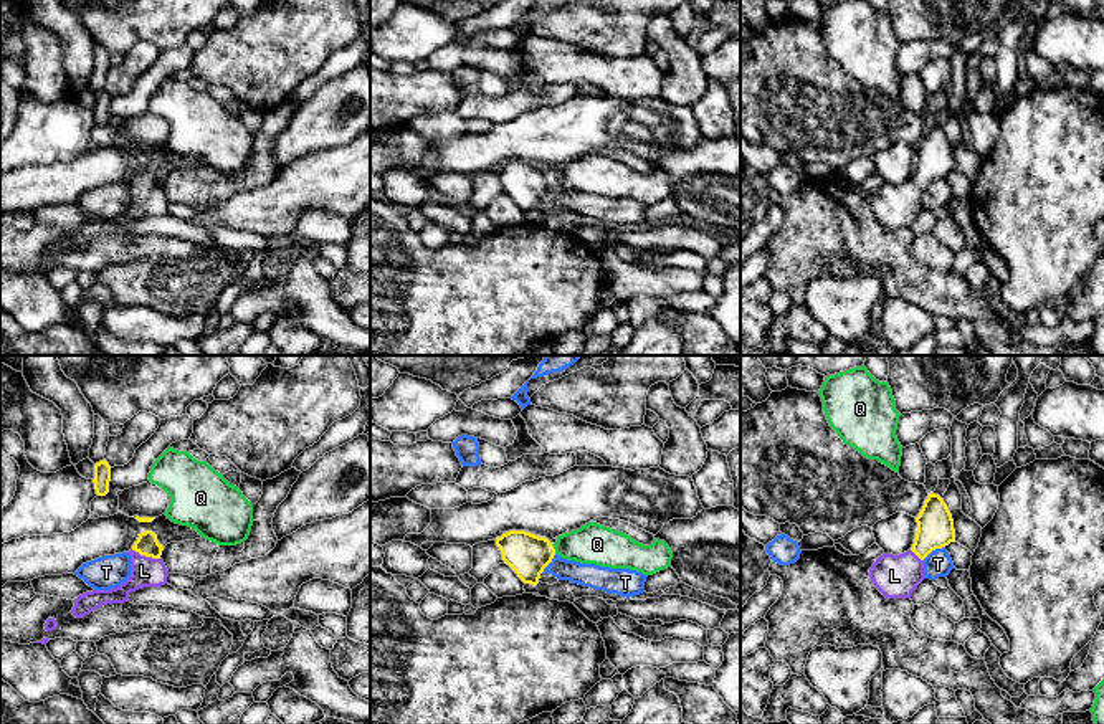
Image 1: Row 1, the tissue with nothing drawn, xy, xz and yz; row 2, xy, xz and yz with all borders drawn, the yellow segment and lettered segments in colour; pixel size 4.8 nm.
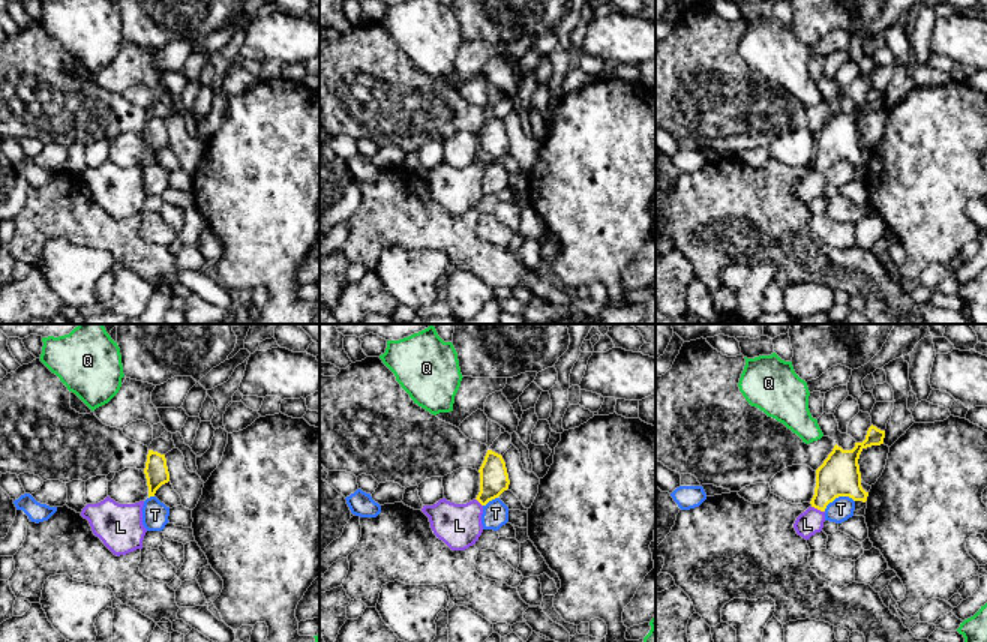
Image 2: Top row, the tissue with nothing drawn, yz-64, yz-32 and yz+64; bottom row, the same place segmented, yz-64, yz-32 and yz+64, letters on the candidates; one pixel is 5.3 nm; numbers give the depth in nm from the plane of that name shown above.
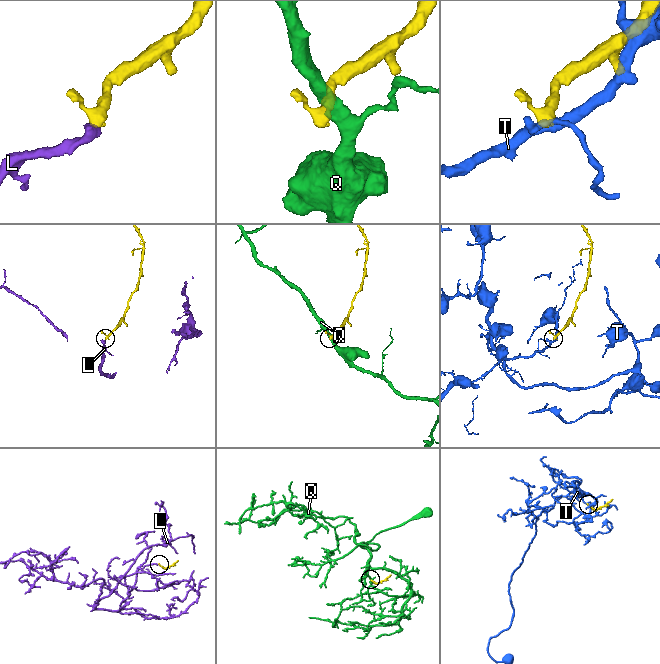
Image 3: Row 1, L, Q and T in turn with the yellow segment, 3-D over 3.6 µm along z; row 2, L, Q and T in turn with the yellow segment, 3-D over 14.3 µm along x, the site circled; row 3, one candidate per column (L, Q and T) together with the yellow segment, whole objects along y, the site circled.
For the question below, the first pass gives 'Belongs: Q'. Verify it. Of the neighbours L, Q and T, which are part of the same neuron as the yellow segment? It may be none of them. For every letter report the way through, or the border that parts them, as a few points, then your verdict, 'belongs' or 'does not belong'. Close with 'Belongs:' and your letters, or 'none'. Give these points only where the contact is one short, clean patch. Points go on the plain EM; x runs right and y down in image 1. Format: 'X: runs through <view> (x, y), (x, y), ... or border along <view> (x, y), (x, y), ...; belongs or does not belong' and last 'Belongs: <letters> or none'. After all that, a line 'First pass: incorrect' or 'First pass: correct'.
L: runs through xy (146, 174), (146, 185), (144, 200); belongs
Q: border along xz (551, 174), (556, 182); does not belong
T: border along yz (942, 176), (936, 177), (923, 190); does not belong
Belongs: L
First pass: incorrect

